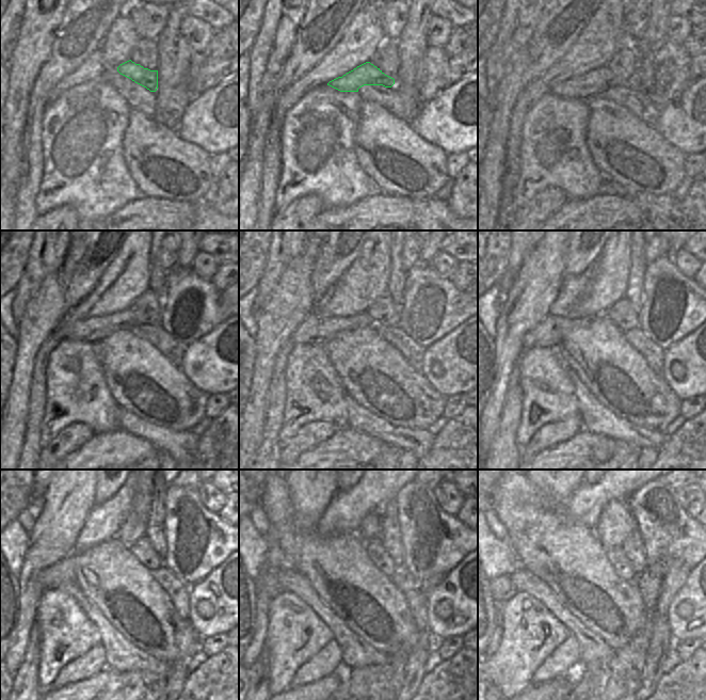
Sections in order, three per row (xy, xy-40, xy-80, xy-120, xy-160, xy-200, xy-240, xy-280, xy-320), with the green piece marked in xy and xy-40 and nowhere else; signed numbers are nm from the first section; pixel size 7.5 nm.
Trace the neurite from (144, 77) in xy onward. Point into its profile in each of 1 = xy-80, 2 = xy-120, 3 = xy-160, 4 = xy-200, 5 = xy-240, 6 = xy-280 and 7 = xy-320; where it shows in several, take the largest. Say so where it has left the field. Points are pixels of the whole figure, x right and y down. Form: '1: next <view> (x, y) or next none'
1: next xy-80 (594, 83)
2: next xy-120 (96, 329)
3: next xy-160 (318, 330)
4: next xy-200 (547, 333)
5: next xy-240 (51, 577)
6: next xy-280 (268, 582)
7: next xy-320 (502, 588)

